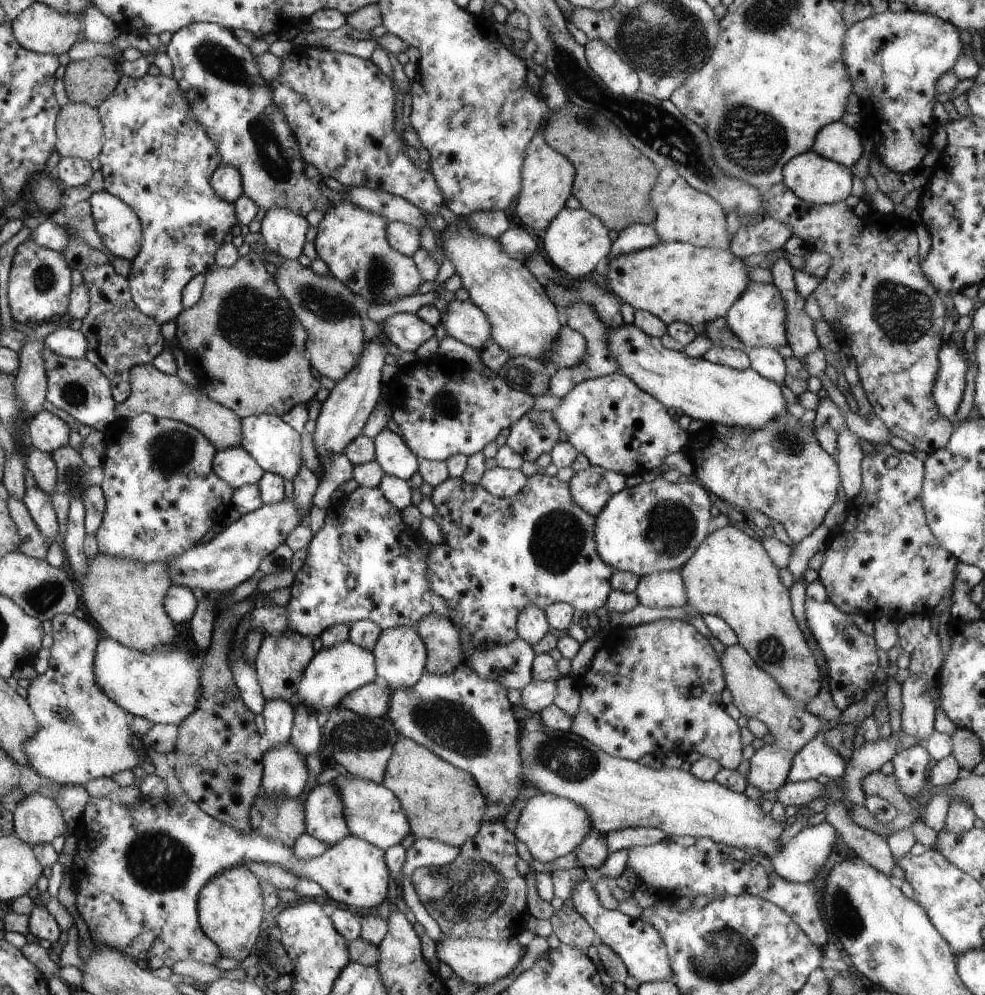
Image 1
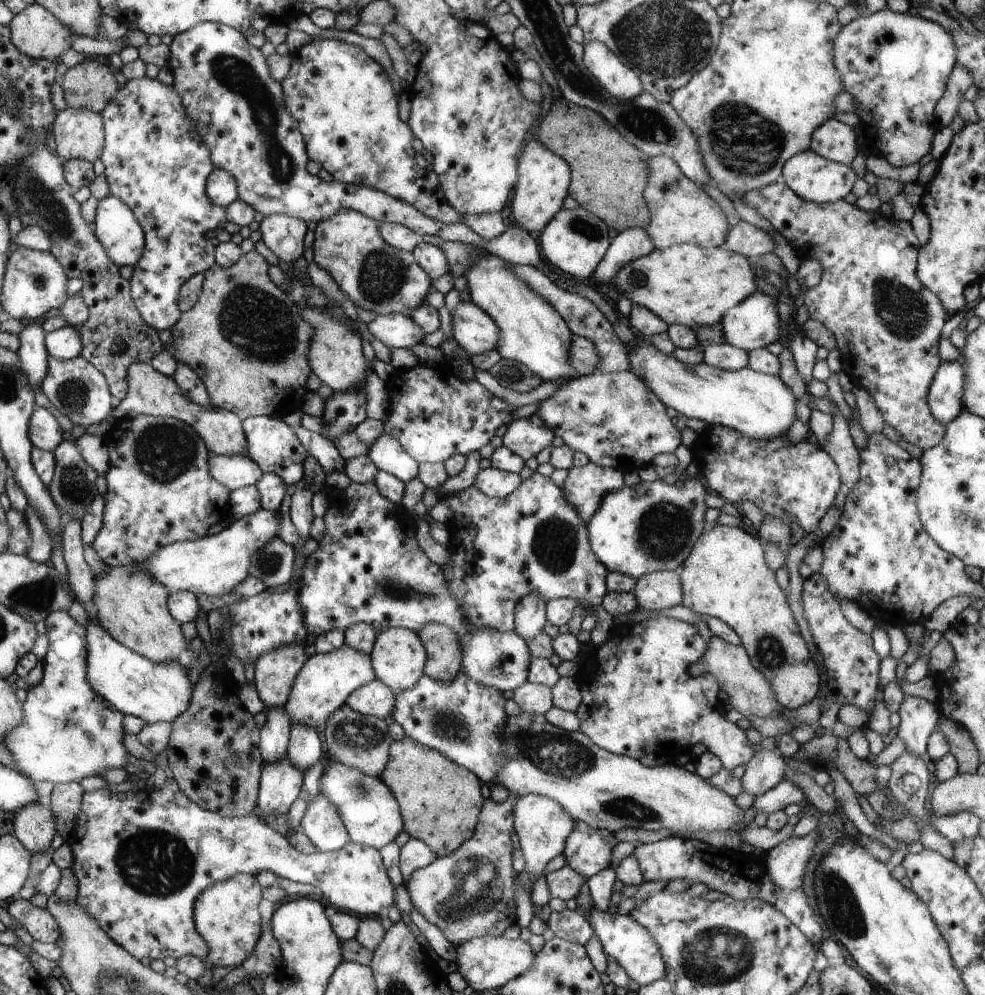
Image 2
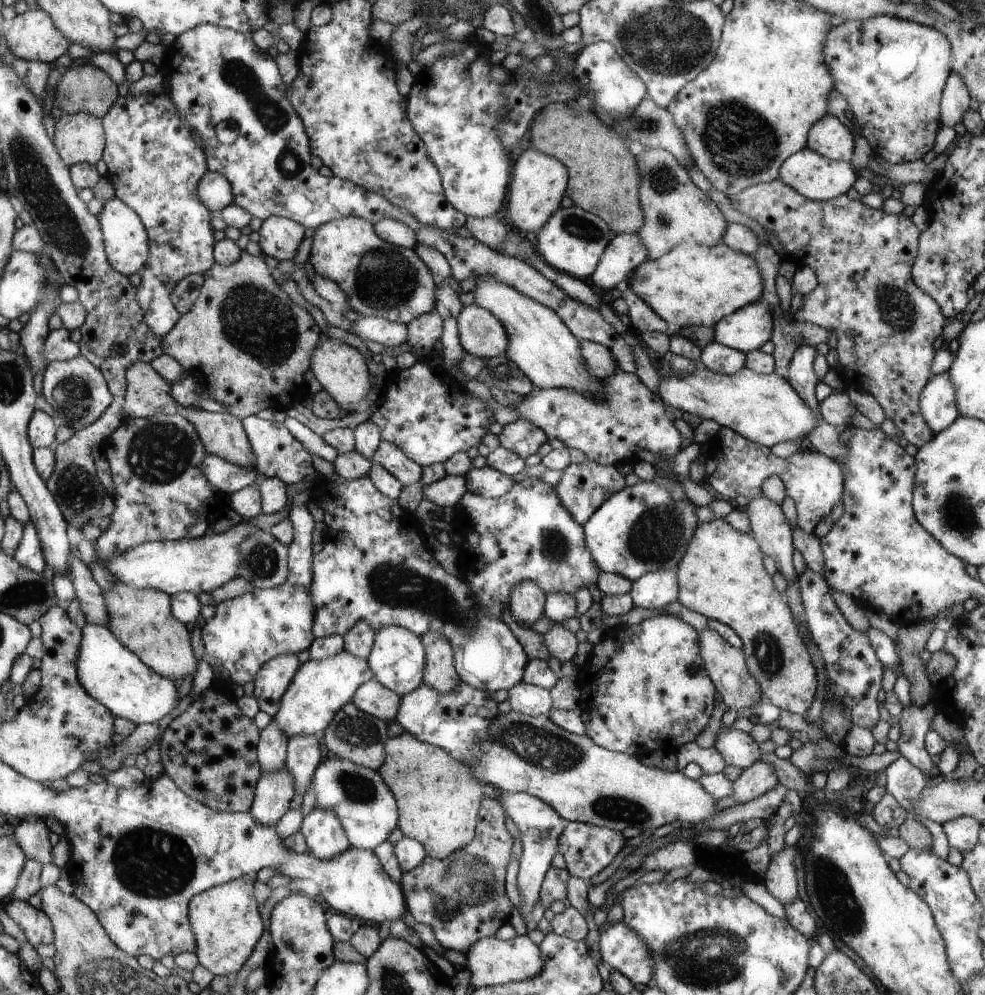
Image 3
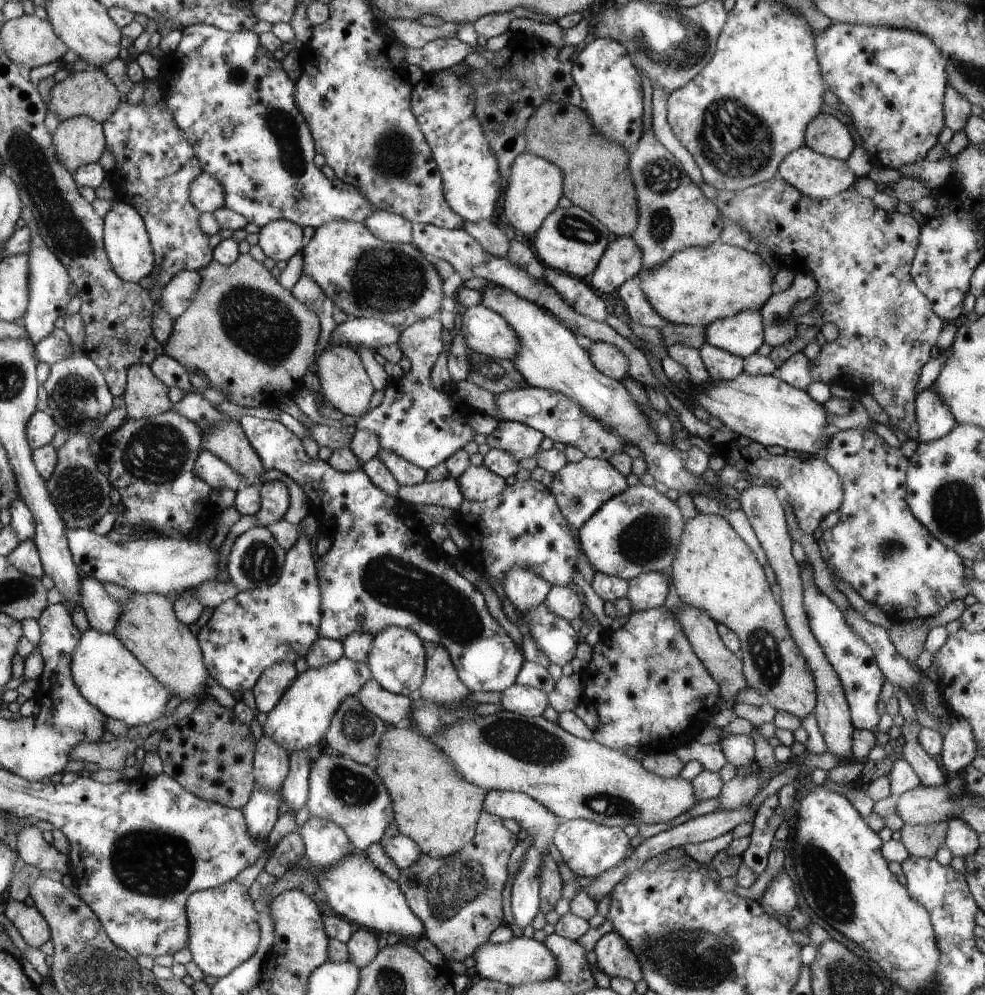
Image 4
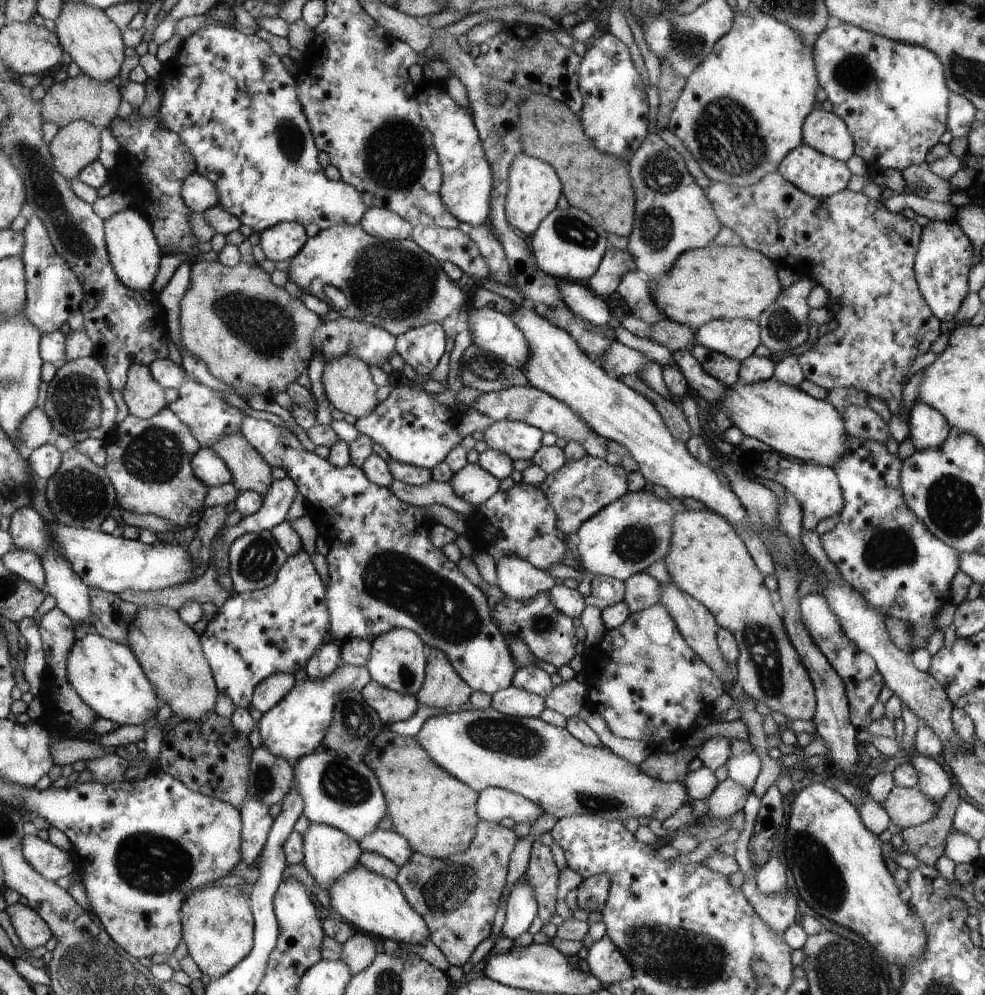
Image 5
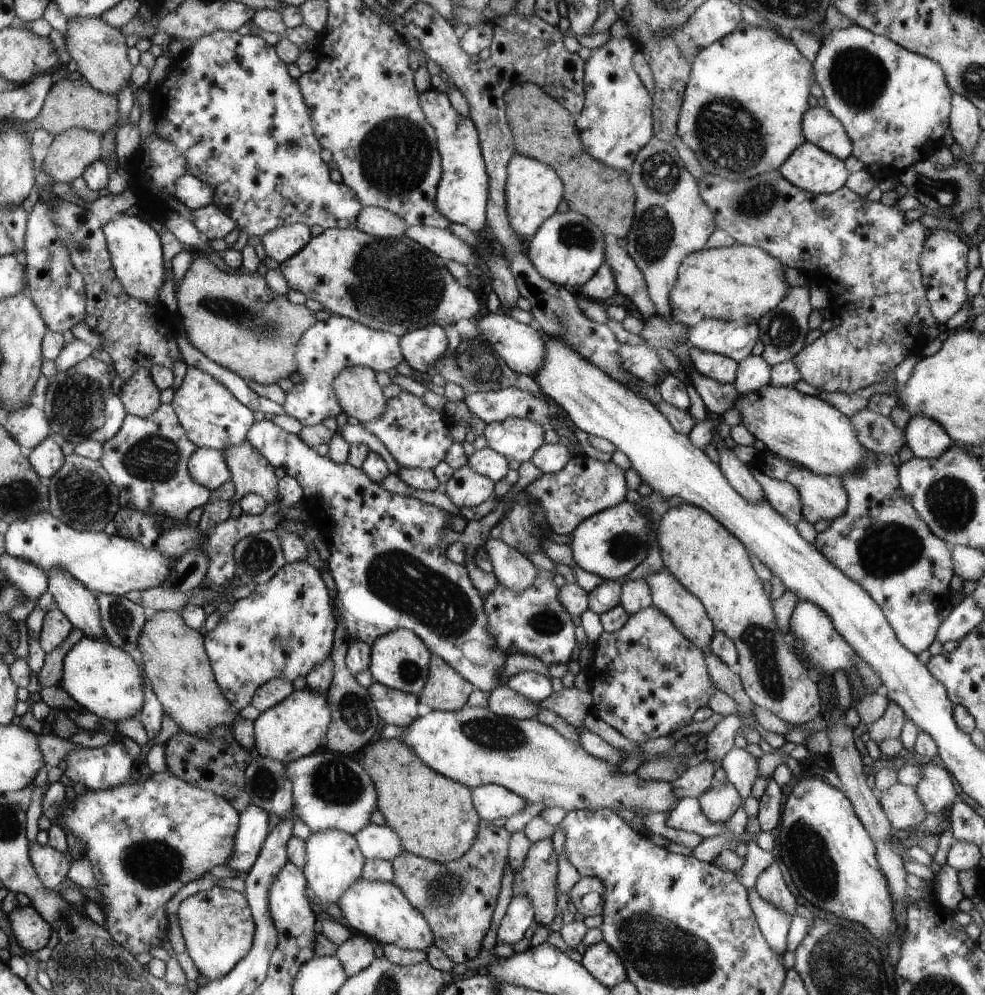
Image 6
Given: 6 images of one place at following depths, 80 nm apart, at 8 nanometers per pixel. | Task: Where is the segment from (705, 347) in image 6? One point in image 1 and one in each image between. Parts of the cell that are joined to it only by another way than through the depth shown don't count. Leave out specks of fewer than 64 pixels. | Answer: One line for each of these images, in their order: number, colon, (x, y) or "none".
1: (757, 318)
2: (753, 324)
3: (746, 330)
4: (742, 335)
5: (738, 338)

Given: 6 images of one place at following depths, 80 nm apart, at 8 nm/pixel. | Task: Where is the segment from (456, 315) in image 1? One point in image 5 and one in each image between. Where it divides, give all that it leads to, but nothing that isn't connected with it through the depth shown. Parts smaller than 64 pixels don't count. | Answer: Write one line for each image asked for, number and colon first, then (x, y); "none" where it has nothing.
2: (476, 332)
3: (481, 333)
4: (486, 332)
5: (494, 332)

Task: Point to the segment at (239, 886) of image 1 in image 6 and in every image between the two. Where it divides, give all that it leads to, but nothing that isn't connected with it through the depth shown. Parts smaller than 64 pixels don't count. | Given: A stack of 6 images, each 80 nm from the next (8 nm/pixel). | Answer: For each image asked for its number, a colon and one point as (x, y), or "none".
2: (226, 914)
3: (225, 920)
4: (224, 925)
5: (218, 926)
6: (217, 926)

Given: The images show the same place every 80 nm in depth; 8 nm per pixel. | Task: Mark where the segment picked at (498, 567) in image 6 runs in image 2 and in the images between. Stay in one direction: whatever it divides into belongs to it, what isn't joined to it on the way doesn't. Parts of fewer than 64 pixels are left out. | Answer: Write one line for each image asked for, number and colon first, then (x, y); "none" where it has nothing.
2: (531, 614)
3: (527, 602)
4: (526, 590)
5: (517, 578)

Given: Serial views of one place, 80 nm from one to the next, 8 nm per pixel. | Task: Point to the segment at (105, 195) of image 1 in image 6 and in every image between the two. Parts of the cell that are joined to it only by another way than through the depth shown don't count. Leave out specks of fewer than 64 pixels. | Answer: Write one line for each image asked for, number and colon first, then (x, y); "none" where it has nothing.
2: (117, 228)
3: (127, 246)
4: (128, 246)
5: (135, 254)
6: (136, 253)

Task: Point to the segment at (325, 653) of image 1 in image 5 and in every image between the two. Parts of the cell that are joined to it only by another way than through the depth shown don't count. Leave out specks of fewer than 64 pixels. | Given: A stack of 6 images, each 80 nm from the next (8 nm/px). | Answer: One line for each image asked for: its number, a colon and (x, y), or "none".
2: (326, 681)
3: (322, 687)
4: (304, 714)
5: (295, 727)

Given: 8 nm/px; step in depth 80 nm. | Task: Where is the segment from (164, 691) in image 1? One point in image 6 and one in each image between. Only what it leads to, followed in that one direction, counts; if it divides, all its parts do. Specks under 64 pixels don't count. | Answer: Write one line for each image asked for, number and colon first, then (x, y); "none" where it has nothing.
2: (156, 692)
3: (112, 674)
4: (107, 673)
5: (106, 674)
6: (104, 679)

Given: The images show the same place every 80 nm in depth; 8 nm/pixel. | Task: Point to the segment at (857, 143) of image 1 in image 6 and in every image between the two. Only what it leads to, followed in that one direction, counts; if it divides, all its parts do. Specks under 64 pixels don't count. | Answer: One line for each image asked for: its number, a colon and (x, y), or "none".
2: (833, 140)
3: (828, 137)
4: (825, 133)
5: (824, 131)
6: (819, 126)

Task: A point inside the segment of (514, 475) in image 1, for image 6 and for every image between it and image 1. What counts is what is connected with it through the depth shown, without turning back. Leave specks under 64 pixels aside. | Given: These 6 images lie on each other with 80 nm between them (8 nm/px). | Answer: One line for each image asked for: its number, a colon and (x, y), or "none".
2: (494, 482)
3: (487, 482)
4: (477, 482)
5: (472, 484)
6: (466, 489)

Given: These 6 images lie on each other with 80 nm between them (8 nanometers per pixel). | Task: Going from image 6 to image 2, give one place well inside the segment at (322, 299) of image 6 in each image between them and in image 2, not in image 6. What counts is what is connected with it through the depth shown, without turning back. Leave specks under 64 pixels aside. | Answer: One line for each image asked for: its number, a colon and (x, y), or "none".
2: (376, 276)
3: (379, 279)
4: (399, 284)
5: (396, 285)

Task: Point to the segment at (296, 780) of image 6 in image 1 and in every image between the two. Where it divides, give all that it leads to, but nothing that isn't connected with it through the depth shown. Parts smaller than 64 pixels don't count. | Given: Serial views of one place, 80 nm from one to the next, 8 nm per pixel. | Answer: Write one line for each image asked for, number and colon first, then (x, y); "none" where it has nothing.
1: (374, 813)
2: (370, 811)
3: (367, 810)
4: (353, 796)
5: (339, 792)

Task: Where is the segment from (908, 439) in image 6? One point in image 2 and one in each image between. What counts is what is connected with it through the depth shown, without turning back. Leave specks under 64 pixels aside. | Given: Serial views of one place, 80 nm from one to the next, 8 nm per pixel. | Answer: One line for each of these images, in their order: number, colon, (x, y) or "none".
2: (945, 396)
3: (937, 401)
4: (934, 420)
5: (928, 429)

